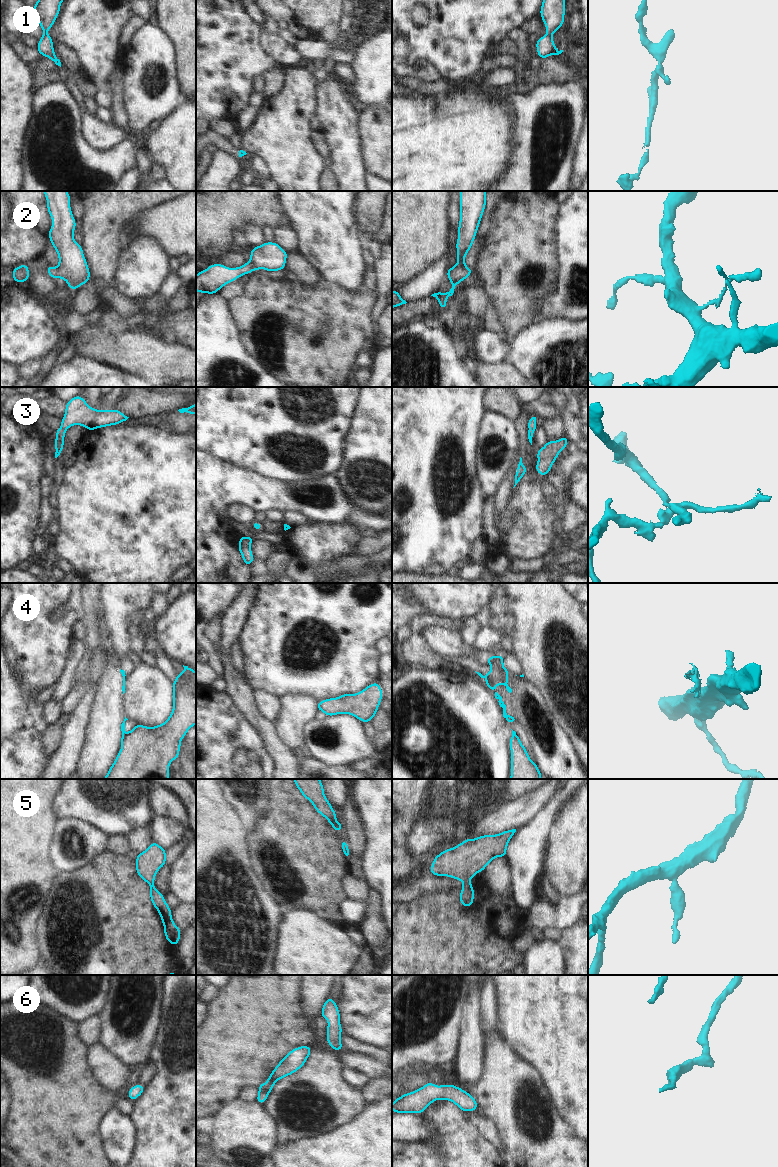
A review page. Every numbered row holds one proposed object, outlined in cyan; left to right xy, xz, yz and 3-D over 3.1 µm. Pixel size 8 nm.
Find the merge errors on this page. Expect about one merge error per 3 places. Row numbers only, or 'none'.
4

